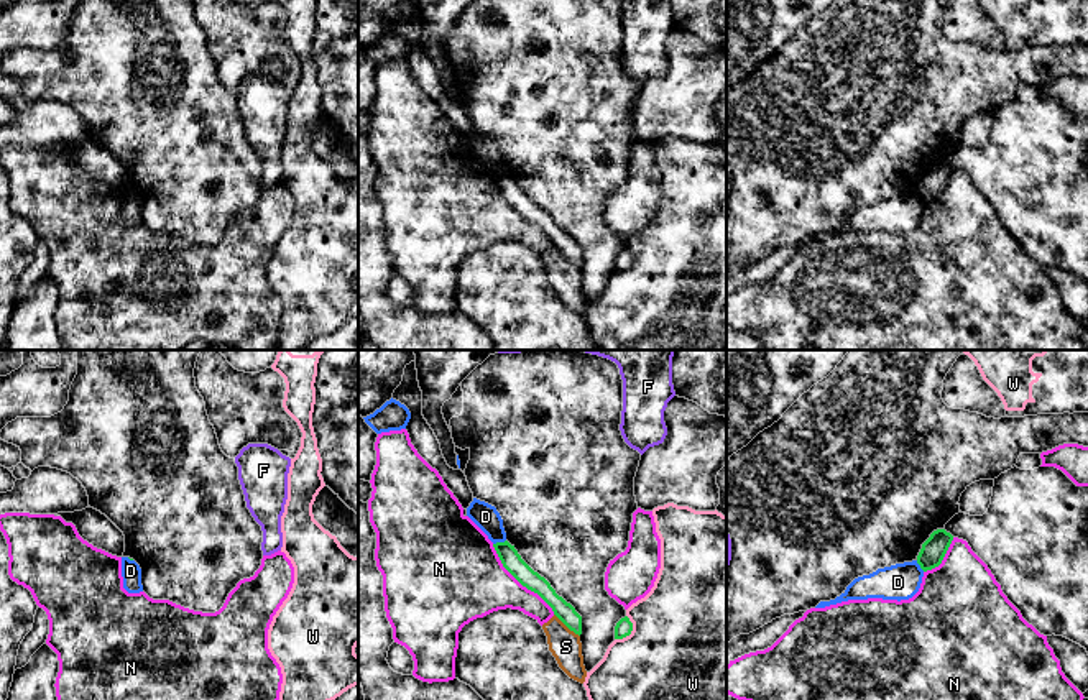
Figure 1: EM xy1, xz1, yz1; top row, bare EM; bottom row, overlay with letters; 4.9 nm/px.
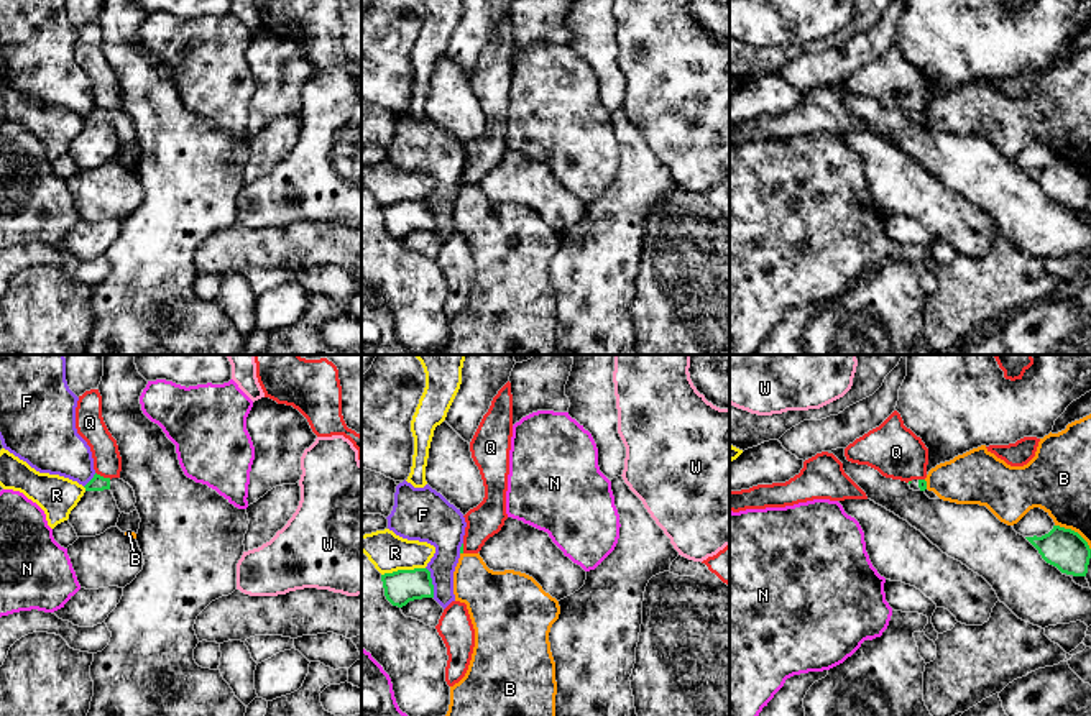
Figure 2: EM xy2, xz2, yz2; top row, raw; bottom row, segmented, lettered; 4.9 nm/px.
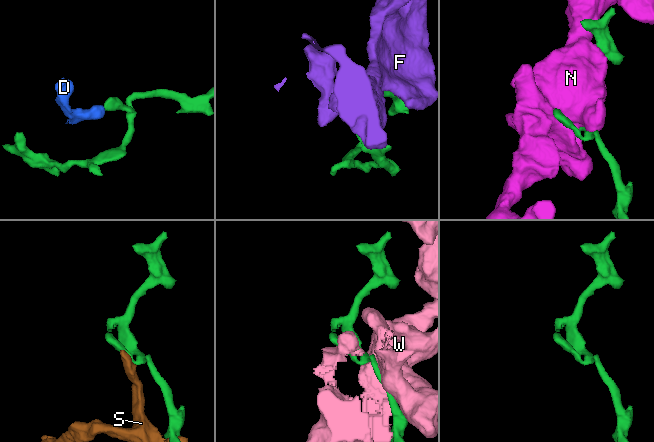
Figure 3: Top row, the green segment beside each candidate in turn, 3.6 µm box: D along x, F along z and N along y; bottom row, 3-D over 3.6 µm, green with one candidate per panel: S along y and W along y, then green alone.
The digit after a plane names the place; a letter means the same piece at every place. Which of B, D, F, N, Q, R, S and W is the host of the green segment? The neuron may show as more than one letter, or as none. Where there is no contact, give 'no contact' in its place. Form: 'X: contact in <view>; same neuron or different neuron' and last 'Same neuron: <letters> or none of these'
B: contact in yz2; different neuron
D: contact in xz1; different neuron
F: contact in xz2; different neuron
N: contact in xz1; different neuron
Q: contact in xy2; different neuron
R: contact in xz2; different neuron
S: contact in xz1; different neuron
W: contact in xz1; different neuron
Same neuron: none of these

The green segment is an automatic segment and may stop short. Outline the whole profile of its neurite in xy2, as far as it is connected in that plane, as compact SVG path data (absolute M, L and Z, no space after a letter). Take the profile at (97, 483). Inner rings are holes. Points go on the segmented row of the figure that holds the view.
M94 475L94 478L84 486L85 491L104 491L104 489L110 489L117 506L120 509L120 512L130 514L133 511L136 511L135 503L135 491L133 488L125 483L120 478L104 478L100 475Z

